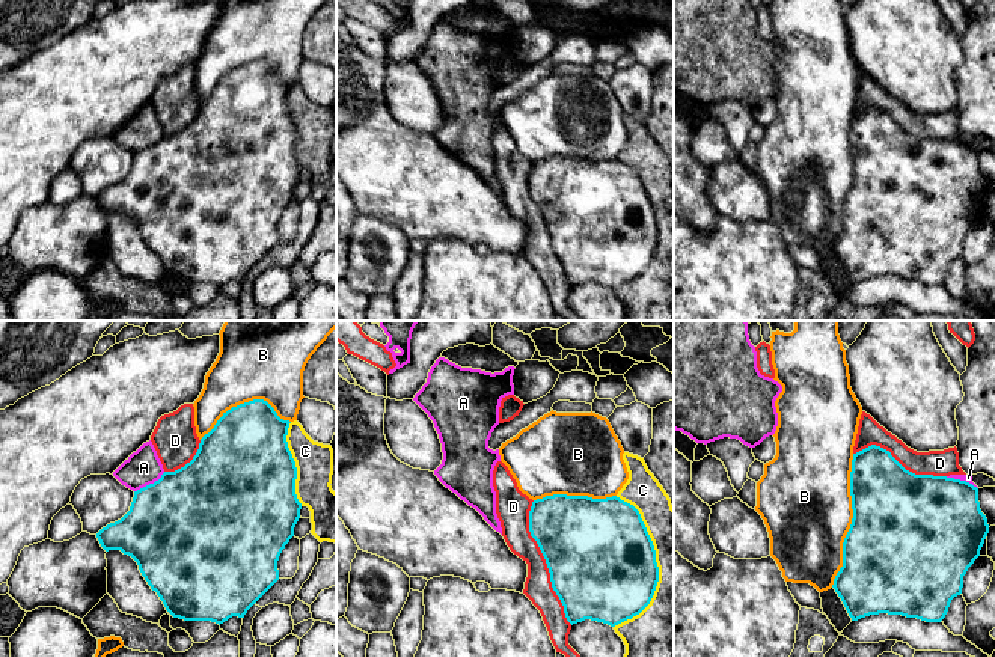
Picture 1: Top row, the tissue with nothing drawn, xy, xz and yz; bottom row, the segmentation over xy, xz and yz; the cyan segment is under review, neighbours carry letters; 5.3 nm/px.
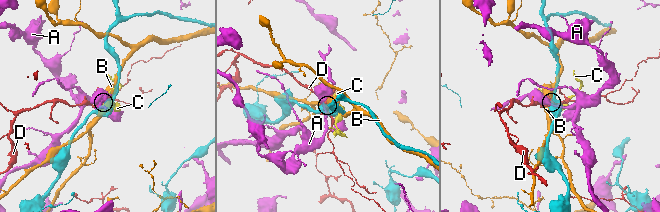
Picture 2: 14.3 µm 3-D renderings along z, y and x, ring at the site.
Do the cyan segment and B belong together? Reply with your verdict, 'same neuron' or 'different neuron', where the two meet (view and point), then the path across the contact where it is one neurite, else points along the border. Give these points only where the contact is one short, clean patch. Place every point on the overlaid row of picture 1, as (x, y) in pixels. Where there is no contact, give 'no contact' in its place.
different neuron | yz (852, 520)

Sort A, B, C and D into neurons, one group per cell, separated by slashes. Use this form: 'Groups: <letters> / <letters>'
Groups: A / B / C / D

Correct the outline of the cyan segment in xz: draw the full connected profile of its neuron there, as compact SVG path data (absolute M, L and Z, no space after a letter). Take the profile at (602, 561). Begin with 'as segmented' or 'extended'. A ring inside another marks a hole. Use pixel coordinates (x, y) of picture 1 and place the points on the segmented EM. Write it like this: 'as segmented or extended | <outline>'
as segmented | M546 496L532 502L529 532L546 559L552 588L571 625L591 619L615 627L650 604L659 567L653 541L633 505L617 496Z

